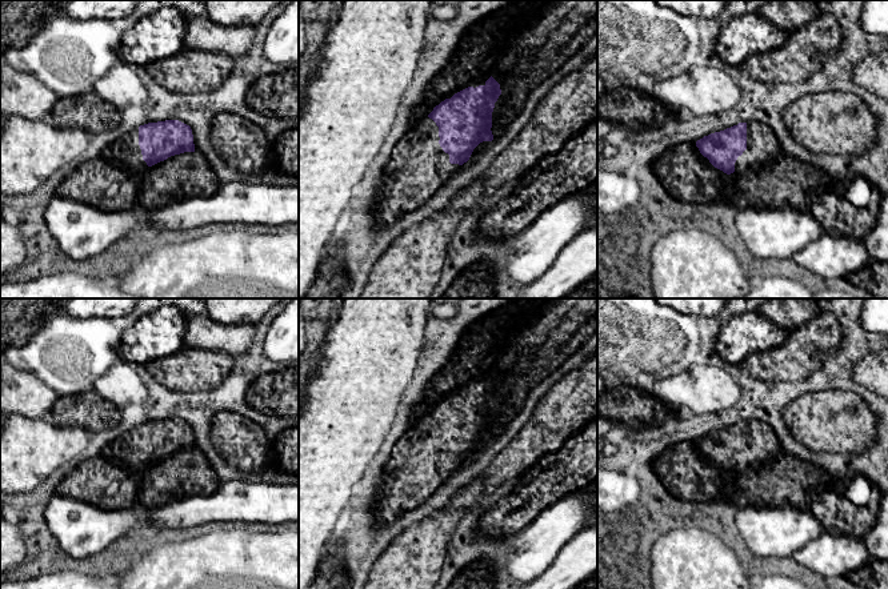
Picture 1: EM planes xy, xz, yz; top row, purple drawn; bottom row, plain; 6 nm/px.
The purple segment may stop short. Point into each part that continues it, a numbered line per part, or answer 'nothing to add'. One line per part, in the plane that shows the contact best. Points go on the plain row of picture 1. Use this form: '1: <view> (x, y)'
1: xz (419, 465)

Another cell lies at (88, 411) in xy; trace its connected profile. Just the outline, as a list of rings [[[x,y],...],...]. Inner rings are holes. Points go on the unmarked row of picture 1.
[[[92,389],[59,396],[51,416],[52,422],[57,426],[77,426],[87,432],[95,432],[116,425],[121,417],[121,408],[103,398]]]

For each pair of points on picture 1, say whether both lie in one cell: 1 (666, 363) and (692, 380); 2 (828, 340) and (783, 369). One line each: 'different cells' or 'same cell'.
1: different cells
2: same cell

